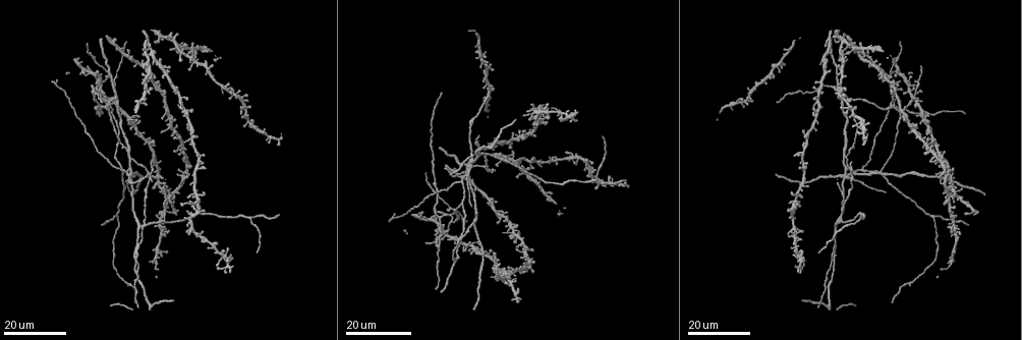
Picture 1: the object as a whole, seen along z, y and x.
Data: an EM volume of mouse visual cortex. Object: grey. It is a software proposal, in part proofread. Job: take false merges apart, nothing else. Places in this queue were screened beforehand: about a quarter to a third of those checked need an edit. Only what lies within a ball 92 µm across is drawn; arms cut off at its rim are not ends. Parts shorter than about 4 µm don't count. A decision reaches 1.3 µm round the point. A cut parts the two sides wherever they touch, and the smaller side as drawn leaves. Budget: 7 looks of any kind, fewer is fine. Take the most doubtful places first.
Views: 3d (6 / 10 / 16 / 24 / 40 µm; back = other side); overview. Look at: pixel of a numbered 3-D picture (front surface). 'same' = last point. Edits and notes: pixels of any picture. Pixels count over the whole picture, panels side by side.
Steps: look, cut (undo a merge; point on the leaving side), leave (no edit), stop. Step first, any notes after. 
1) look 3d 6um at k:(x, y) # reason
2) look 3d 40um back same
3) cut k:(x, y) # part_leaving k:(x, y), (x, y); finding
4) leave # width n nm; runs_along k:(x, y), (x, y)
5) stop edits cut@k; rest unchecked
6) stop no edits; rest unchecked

look 3d 24um at 1:(448, 213) # four or more arms meet

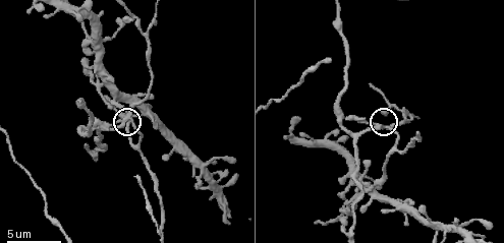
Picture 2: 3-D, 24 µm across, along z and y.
look 3d 10um at 2:(125, 118)

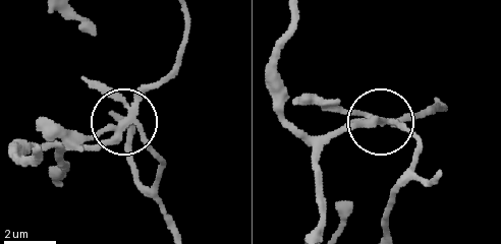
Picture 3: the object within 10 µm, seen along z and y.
cut 3:(151, 84) # width 240 nm; part_leaving 3:(387, 122), (291, 96), (278, 69), (278, 43), (291, 10); two cells meet here

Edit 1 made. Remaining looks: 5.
look 3d 24um at 1:(841, 219) # a fork

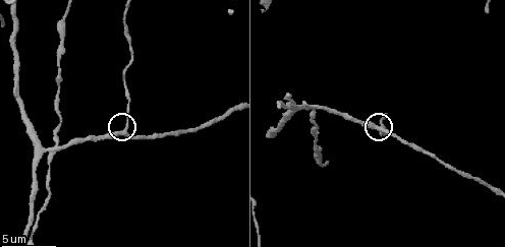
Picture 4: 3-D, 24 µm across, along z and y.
look 3d 6um at 4:(125, 131)

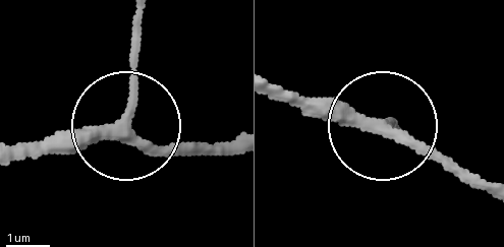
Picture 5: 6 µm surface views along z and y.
leave # side_arm 15 um; arms 3; all the same cell

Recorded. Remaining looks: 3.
look 3d 16um at 1:(168, 187) # side arm on a straight run

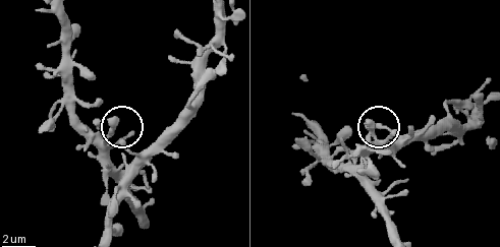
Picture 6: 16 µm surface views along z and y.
look 3d 6um at 6:(370, 135)

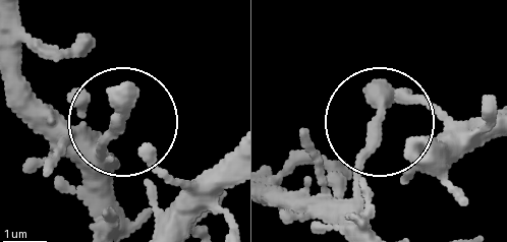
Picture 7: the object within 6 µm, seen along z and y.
leave # arms 3; runs_along 7:(13, 48), (32, 92), (98, 146), (119, 124), (214, 208); continuous, no second cell

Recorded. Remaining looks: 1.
stop edits cut@3; rest unchecked

